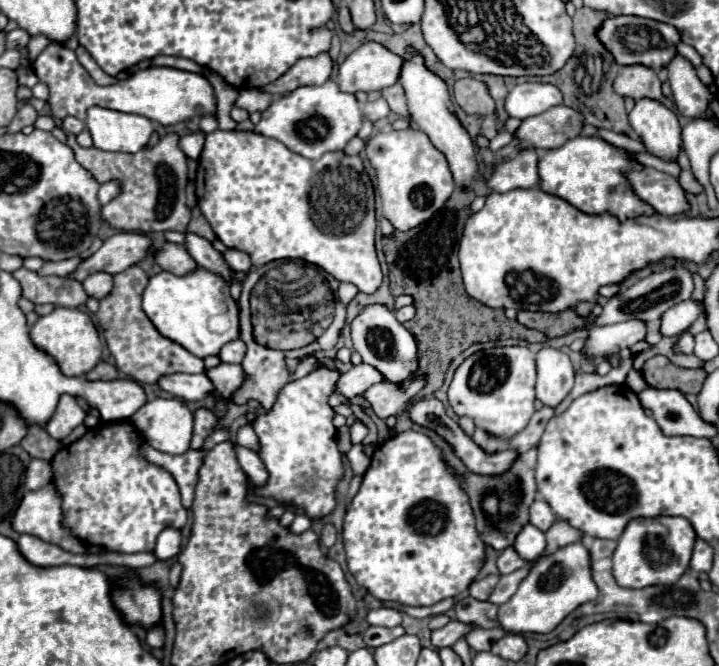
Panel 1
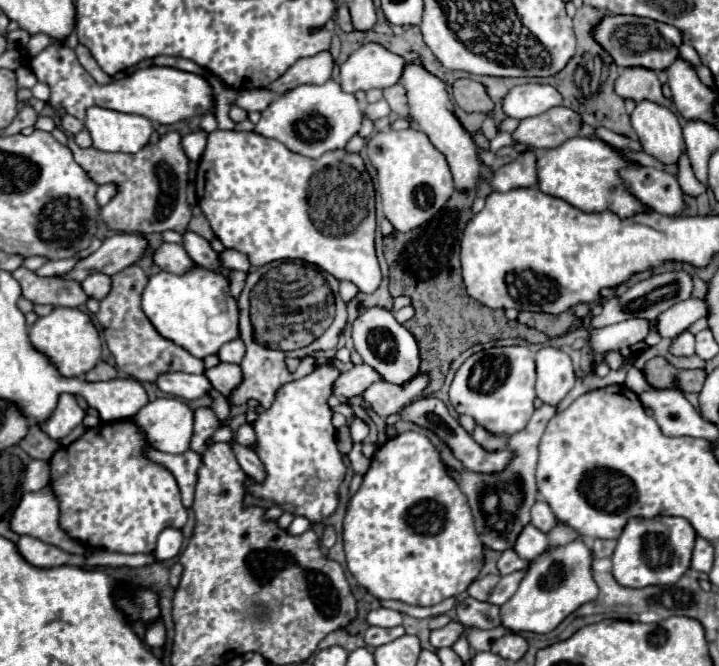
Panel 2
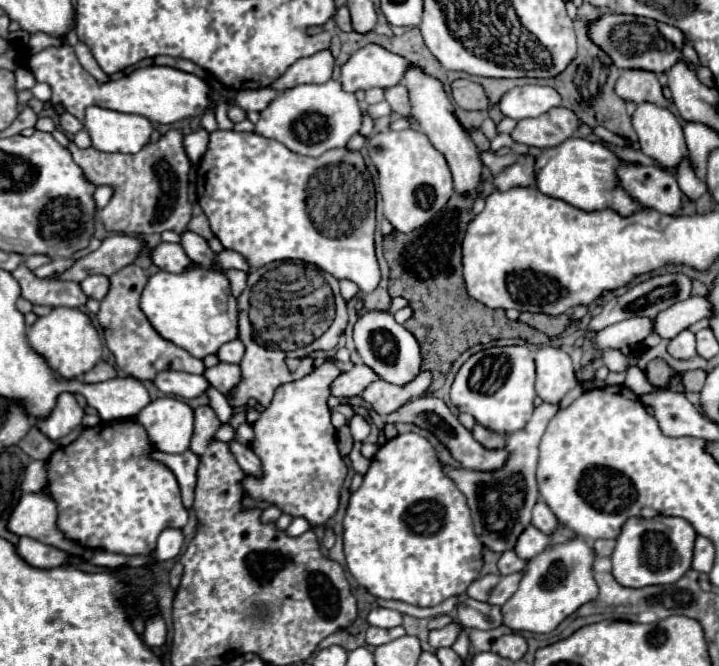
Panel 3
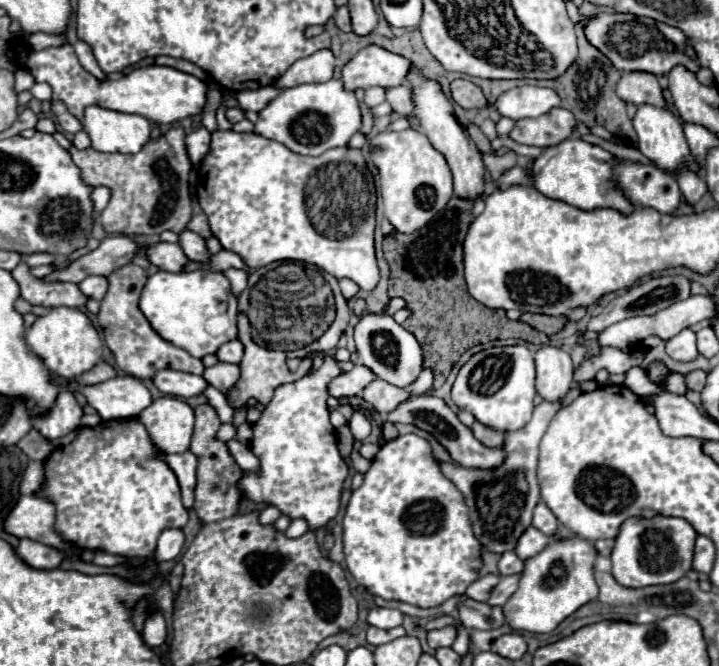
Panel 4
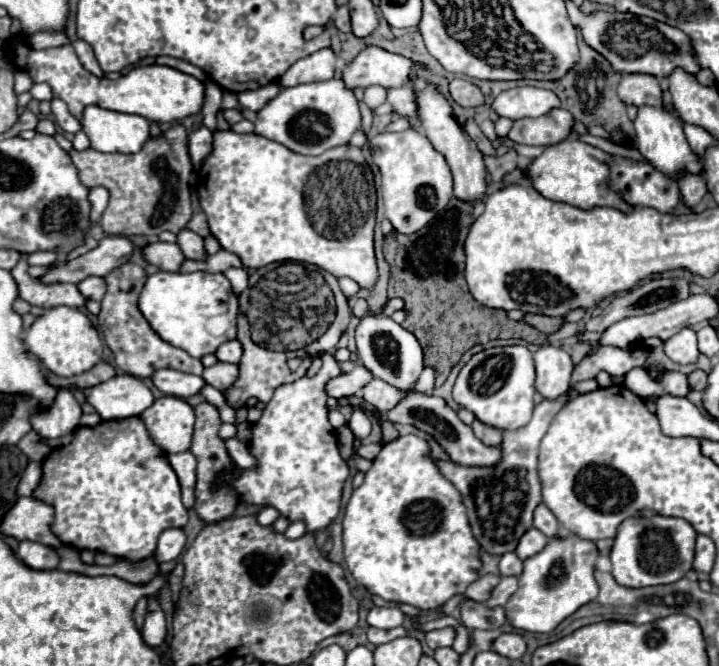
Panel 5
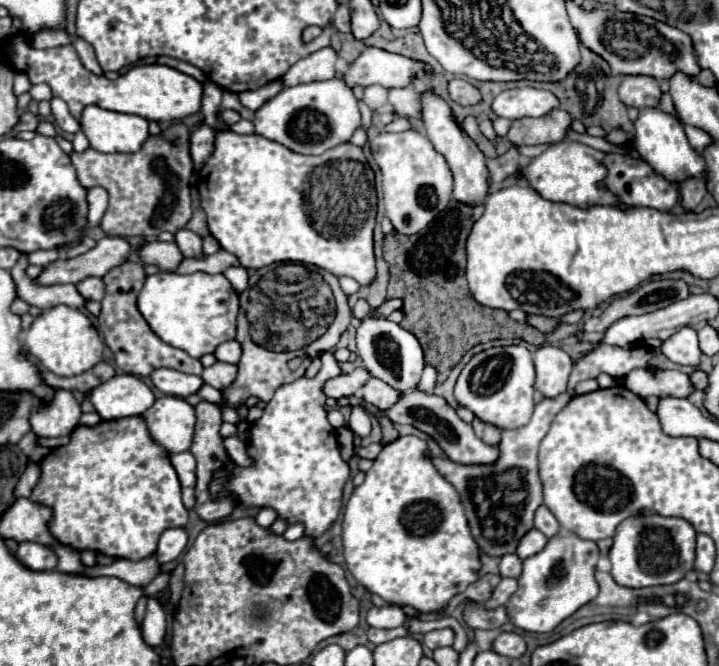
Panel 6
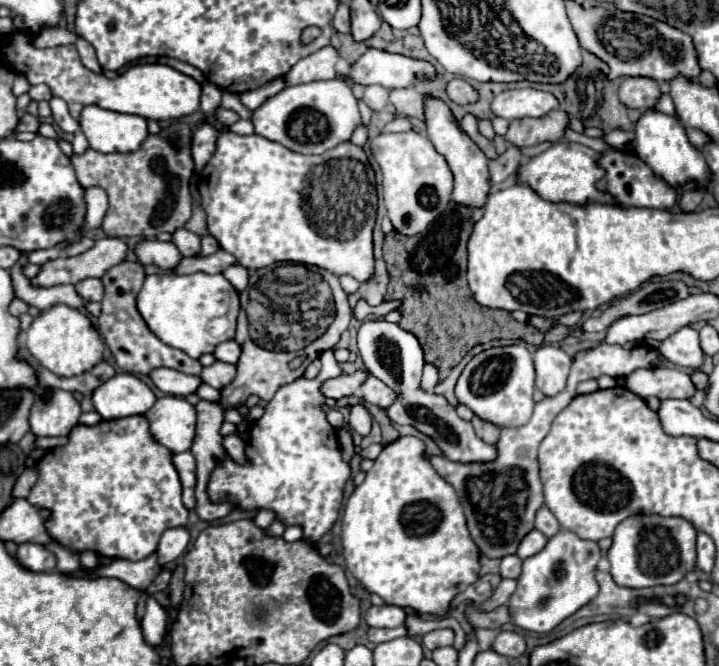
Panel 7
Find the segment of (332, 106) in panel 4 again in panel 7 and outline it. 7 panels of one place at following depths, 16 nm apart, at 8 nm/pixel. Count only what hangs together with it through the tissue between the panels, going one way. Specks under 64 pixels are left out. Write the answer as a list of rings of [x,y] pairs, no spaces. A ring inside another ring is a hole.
[[[342,78],[286,86],[274,98],[254,110],[256,134],[274,140],[298,154],[322,154],[342,142],[348,142],[356,126],[360,126],[358,100]]]

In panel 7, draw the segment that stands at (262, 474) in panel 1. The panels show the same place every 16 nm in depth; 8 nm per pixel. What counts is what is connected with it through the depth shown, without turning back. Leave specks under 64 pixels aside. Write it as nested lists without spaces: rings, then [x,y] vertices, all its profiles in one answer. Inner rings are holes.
[[[234,434],[234,436],[226,436],[226,438],[224,438],[224,448],[226,448],[228,456],[230,456],[232,460],[236,460],[238,464],[248,464],[244,446],[246,446],[246,444],[244,444],[244,440],[242,440],[238,434]]]

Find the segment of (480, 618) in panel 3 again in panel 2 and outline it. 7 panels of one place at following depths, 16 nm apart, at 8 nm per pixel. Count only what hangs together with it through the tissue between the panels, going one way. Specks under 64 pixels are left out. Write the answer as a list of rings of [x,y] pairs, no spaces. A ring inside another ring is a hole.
[[[462,596],[456,602],[458,620],[470,628],[496,628],[500,626],[498,606],[490,602],[480,602],[470,596]]]

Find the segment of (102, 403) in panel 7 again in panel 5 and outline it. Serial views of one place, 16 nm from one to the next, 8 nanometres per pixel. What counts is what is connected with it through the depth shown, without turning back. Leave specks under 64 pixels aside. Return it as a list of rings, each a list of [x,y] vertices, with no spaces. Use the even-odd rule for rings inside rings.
[[[118,374],[98,386],[82,390],[86,400],[96,408],[102,420],[120,420],[140,416],[154,398],[144,382],[136,376]]]

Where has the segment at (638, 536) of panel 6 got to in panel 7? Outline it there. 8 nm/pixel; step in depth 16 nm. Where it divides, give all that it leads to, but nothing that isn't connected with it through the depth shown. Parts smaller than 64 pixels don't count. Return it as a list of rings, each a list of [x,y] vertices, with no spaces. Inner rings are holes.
[[[630,516],[618,524],[614,532],[612,548],[608,550],[612,564],[610,574],[618,586],[626,588],[648,588],[660,584],[676,584],[696,562],[696,530],[684,518],[652,516]]]

